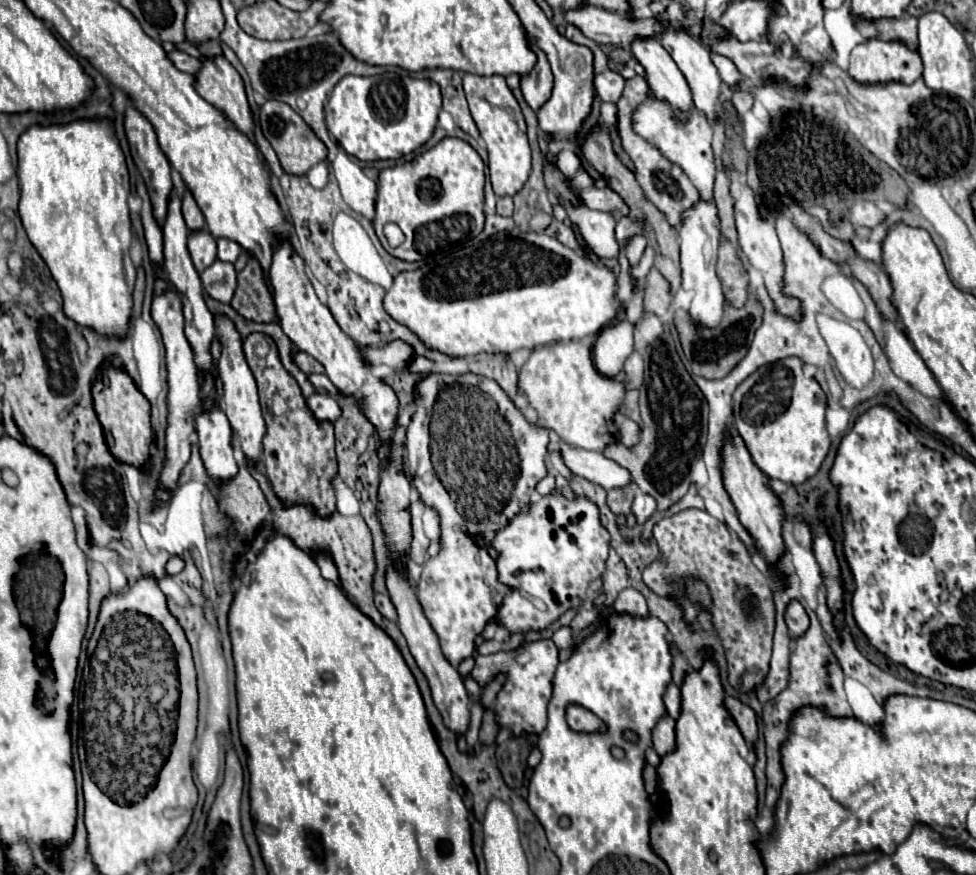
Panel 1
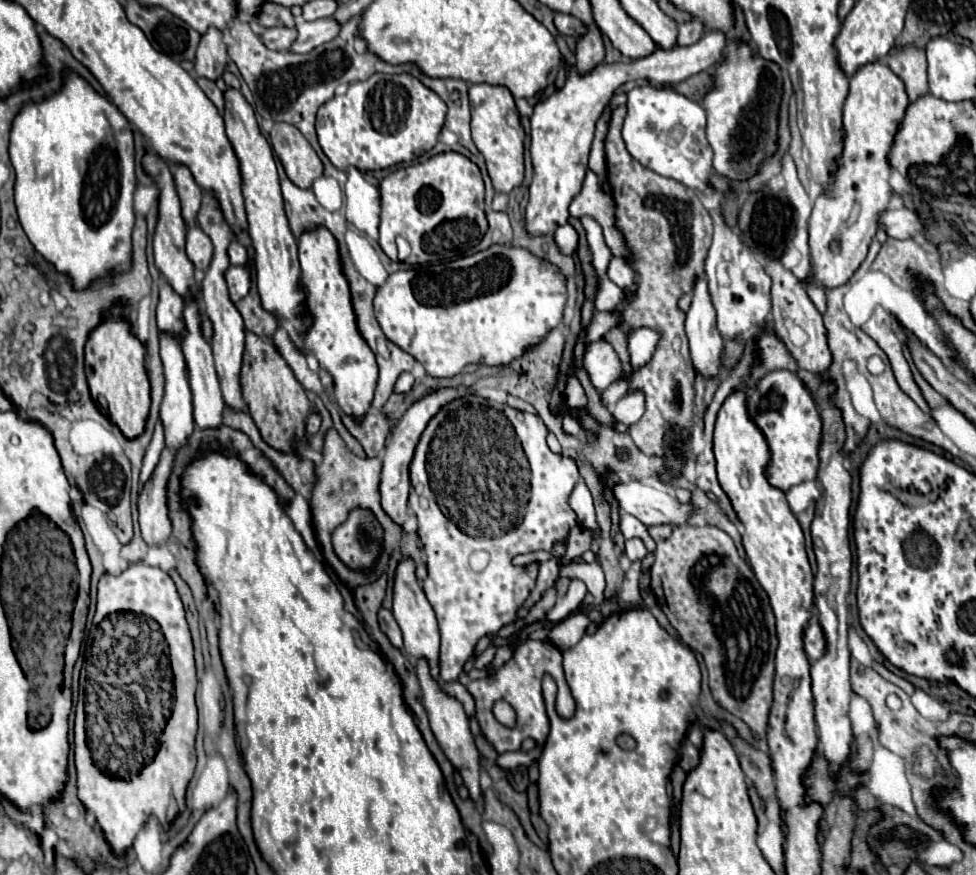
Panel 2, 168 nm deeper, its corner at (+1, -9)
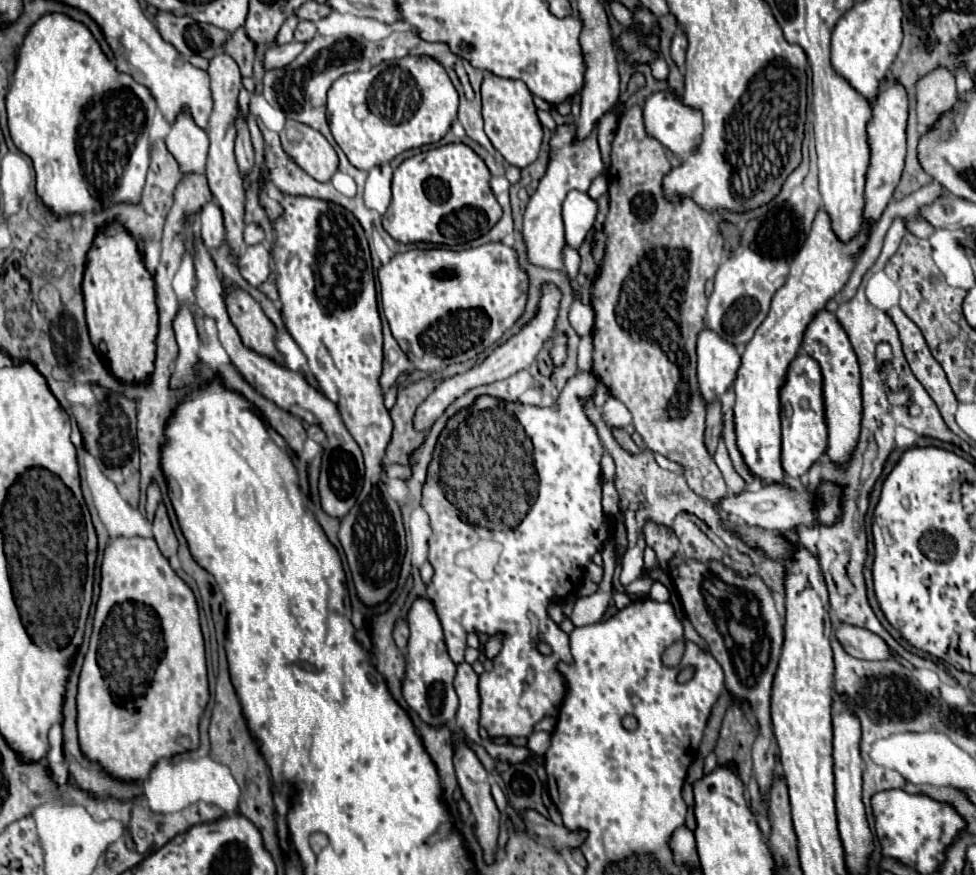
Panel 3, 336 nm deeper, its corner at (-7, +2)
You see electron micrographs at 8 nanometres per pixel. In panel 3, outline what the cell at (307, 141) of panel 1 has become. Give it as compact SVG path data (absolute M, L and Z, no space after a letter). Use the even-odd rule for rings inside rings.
M285 122L281 144L291 154L291 160L319 182L327 182L339 166L339 158L323 134L301 122Z

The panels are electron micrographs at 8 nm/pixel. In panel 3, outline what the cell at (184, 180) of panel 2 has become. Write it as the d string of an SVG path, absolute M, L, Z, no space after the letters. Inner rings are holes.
M181 114L171 126L169 136L165 138L167 150L175 156L179 170L183 174L205 174L209 138L205 130L199 130L187 114Z

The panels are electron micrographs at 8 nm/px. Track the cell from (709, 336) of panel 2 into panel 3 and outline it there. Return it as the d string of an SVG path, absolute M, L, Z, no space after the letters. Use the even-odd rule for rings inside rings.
M703 328L697 336L697 380L699 380L699 390L705 402L711 402L719 396L723 396L729 386L735 380L735 372L739 368L739 354L731 342L725 342L717 332Z

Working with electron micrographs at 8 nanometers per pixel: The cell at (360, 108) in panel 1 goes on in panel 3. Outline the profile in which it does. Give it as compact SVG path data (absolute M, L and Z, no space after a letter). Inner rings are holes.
M405 56L367 72L343 74L327 92L331 134L359 170L391 162L409 148L439 142L457 118L457 106L459 96L445 68L427 56Z

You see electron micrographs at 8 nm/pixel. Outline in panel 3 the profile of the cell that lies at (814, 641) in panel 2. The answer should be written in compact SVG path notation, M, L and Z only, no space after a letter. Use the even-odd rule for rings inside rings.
M841 622L835 636L841 642L843 650L855 658L887 660L891 654L889 646L877 634L871 634L869 630L863 630L859 626L851 626L851 624Z

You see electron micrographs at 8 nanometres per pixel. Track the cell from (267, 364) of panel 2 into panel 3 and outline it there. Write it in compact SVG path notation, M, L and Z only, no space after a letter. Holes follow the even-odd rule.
M225 284L225 304L229 318L233 326L237 328L243 344L257 354L263 354L279 364L283 364L283 358L275 346L275 336L277 328L273 322L263 314L261 306L241 288L235 286L235 294L227 294L227 284Z

